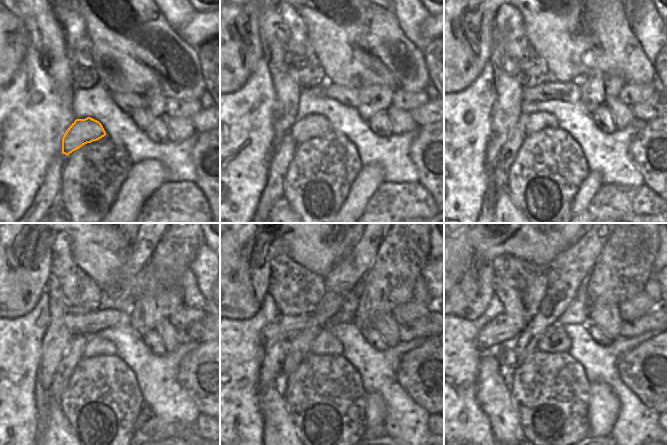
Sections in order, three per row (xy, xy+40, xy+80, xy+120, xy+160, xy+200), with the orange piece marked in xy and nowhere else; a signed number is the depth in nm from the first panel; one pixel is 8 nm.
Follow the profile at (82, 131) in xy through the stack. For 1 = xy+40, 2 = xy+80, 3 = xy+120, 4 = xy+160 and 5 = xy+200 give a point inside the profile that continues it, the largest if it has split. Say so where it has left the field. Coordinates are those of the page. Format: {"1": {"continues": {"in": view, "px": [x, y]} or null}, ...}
{"1": {"continues": {"in": "xy+40", "px": [314, 125]}}, "2": {"continues": {"in": "xy+80", "px": [535, 122]}}, "3": {"continues": {"in": "xy+120", "px": [97, 345]}}, "4": {"continues": {"in": "xy+160", "px": [325, 343]}}, "5": {"continues": {"in": "xy+200", "px": [555, 339]}}}

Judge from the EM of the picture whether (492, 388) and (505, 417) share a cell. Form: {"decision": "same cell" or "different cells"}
{"decision": "same cell"}

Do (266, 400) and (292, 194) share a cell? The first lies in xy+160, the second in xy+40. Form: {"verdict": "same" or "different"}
{"verdict": "different"}

